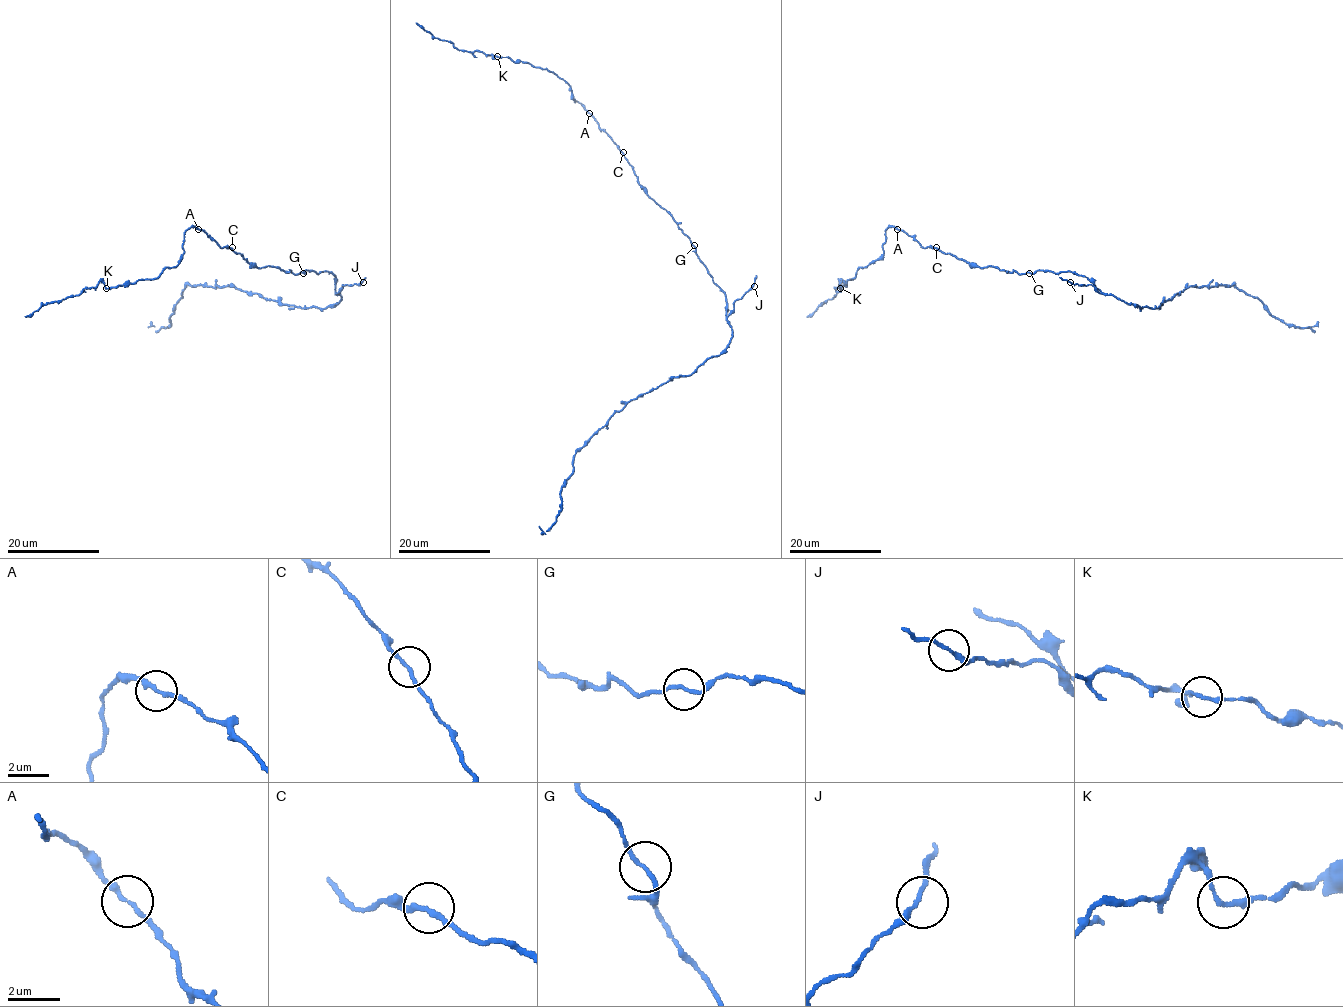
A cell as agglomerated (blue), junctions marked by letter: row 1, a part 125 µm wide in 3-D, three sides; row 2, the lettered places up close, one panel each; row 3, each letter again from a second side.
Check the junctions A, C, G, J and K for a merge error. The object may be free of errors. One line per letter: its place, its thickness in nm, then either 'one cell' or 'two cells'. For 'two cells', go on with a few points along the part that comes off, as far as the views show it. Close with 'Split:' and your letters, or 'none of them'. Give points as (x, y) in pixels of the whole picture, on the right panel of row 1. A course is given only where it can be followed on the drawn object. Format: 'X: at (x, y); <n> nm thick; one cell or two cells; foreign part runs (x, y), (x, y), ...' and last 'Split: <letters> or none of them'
A: at (897, 229); 200 nm thick; one cell
C: at (936, 247); 180 nm thick; one cell
G: at (1029, 273); 150 nm thick; one cell
J: at (1070, 282); 170 nm thick; one cell
K: at (840, 288); 180 nm thick; one cell
Split: none of them

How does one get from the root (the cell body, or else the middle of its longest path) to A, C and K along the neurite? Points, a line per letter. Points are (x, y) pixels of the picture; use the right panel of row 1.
A: (1031, 273), (1018, 274), (991, 266), (973, 267), (935, 247), (924, 247), (910, 235), (897, 229)
C: (1031, 273), (1018, 274), (991, 266), (973, 267), (936, 247)
K: (1031, 273), (973, 267), (935, 247), (924, 247), (910, 235), (889, 227), (883, 253), (860, 267), (841, 288)

